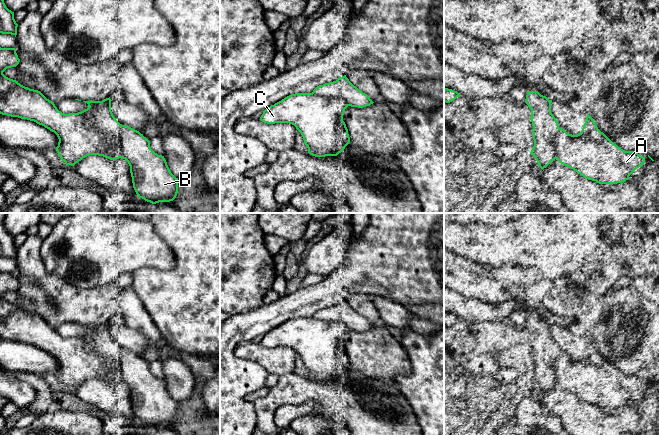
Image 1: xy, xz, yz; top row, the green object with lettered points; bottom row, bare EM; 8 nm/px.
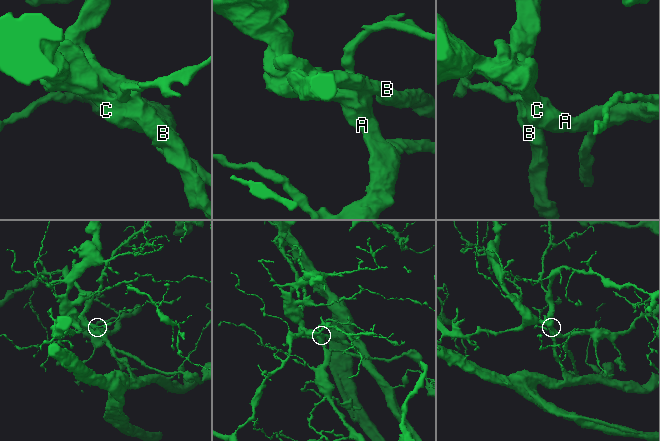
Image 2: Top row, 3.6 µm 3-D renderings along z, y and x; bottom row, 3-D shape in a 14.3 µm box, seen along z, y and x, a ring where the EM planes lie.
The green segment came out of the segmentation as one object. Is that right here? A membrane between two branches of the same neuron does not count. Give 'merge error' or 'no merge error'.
no merge error

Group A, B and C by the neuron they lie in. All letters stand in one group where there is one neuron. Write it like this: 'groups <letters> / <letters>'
groups A B C

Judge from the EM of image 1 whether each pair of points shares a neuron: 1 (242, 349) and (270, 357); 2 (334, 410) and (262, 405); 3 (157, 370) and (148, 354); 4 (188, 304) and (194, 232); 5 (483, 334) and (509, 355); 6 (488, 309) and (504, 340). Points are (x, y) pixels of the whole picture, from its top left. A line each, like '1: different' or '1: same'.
1: same
2: same
3: different
4: same
5: different
6: different

